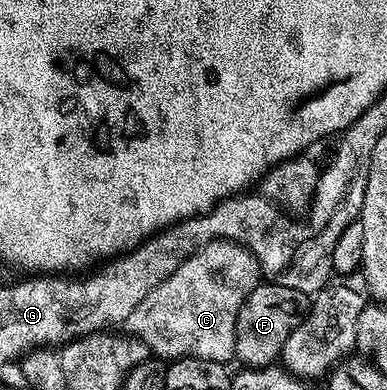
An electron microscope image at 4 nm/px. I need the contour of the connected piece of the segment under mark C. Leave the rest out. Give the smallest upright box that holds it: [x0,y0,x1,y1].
[126,242,261,363]

